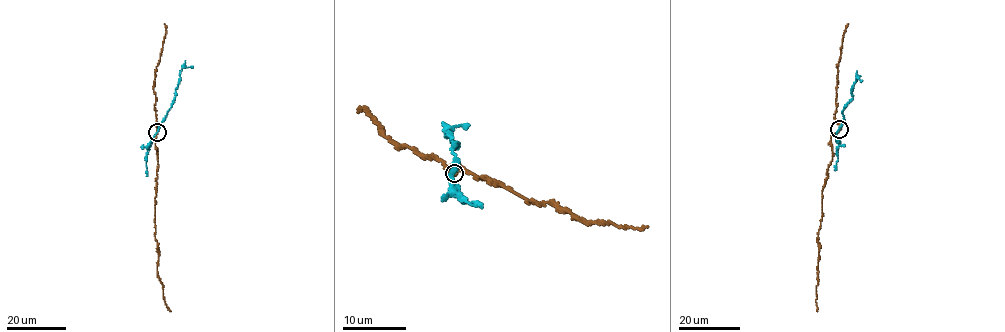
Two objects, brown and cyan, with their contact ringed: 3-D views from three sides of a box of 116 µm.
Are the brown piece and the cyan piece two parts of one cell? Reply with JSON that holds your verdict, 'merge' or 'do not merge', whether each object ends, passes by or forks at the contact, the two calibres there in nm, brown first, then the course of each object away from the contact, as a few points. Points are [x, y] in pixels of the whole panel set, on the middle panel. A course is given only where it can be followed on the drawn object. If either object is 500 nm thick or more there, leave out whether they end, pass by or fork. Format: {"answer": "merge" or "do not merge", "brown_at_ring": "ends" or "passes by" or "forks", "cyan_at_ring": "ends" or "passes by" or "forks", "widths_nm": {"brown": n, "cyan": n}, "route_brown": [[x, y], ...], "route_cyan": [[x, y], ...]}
{"answer": "do not merge", "brown_at_ring": "passes by", "cyan_at_ring": "passes by", "widths_nm": {"brown": 160, "cyan": 180}, "route_brown": [[454, 172], [452, 166], [484, 177], [540, 205], [550, 202], [588, 223], [647, 226]], "route_cyan": [[454, 172], [454, 143], [456, 147], [446, 134], [468, 124]]}

